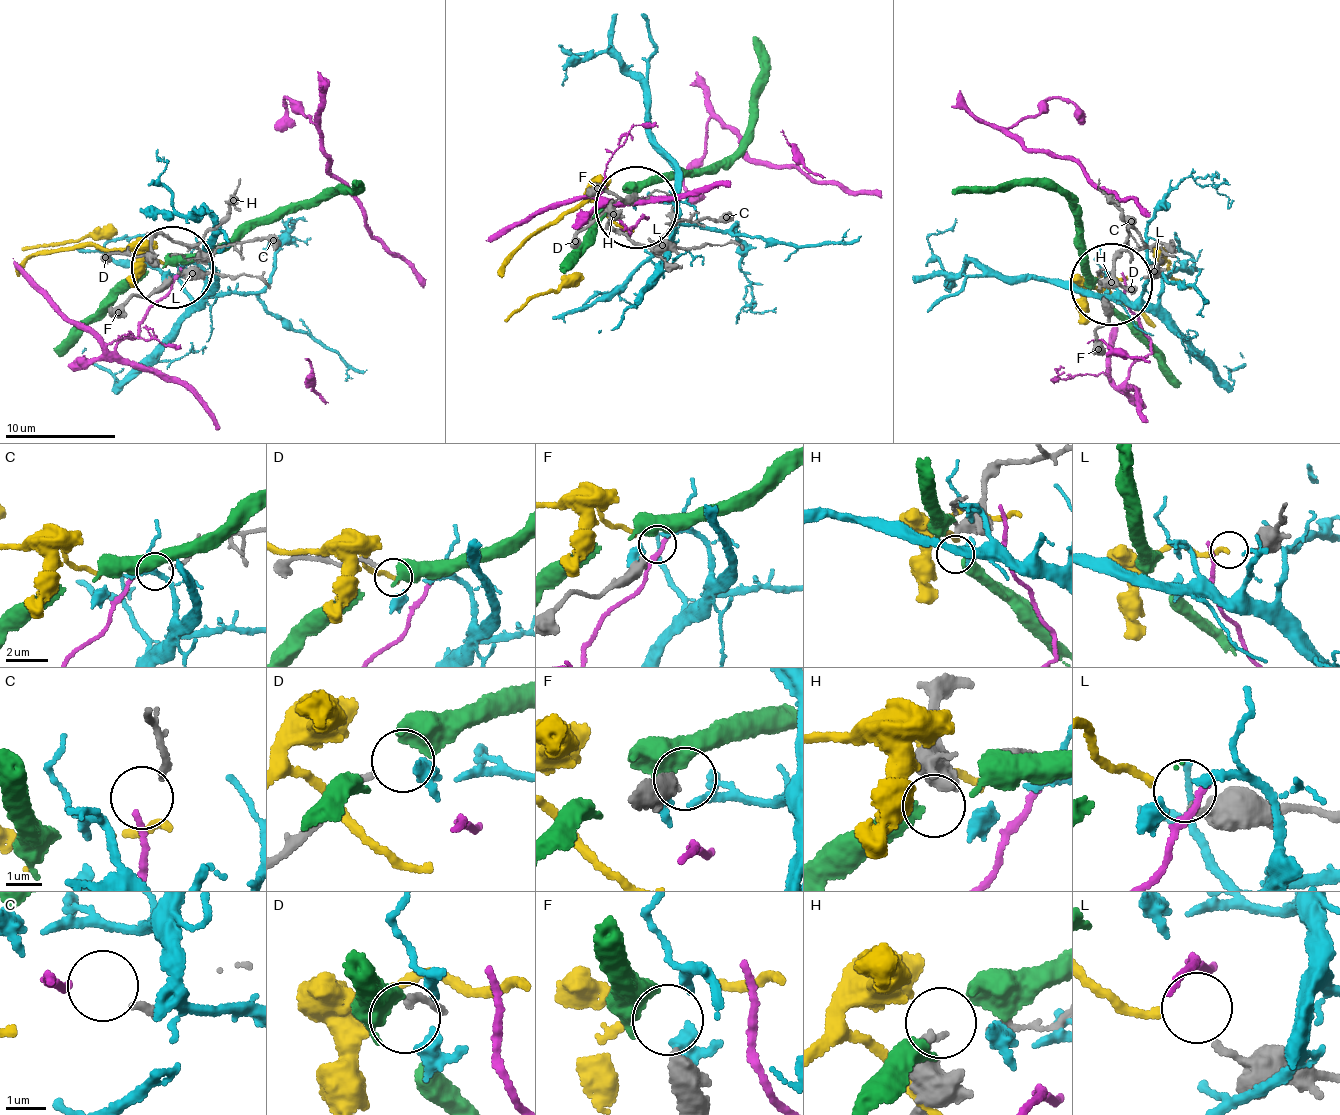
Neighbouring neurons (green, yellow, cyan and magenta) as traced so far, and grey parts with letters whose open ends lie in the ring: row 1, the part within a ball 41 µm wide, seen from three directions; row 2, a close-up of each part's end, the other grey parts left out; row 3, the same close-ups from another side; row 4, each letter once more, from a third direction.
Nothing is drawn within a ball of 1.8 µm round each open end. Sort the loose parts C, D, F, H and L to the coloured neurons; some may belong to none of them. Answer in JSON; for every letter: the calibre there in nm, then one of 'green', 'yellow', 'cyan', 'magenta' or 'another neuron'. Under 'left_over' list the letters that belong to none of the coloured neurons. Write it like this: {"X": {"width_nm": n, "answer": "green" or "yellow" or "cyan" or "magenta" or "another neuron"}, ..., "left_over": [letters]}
{"C": {"width_nm": 190, "answer": "magenta"}, "D": {"width_nm": 180, "answer": "another neuron"}, "F": {"width_nm": 440, "answer": "another neuron"}, "H": {"width_nm": 360, "answer": "another neuron"}, "L": {"width_nm": 180, "answer": "yellow"}, "left_over": ["D", "F", "H"]}

